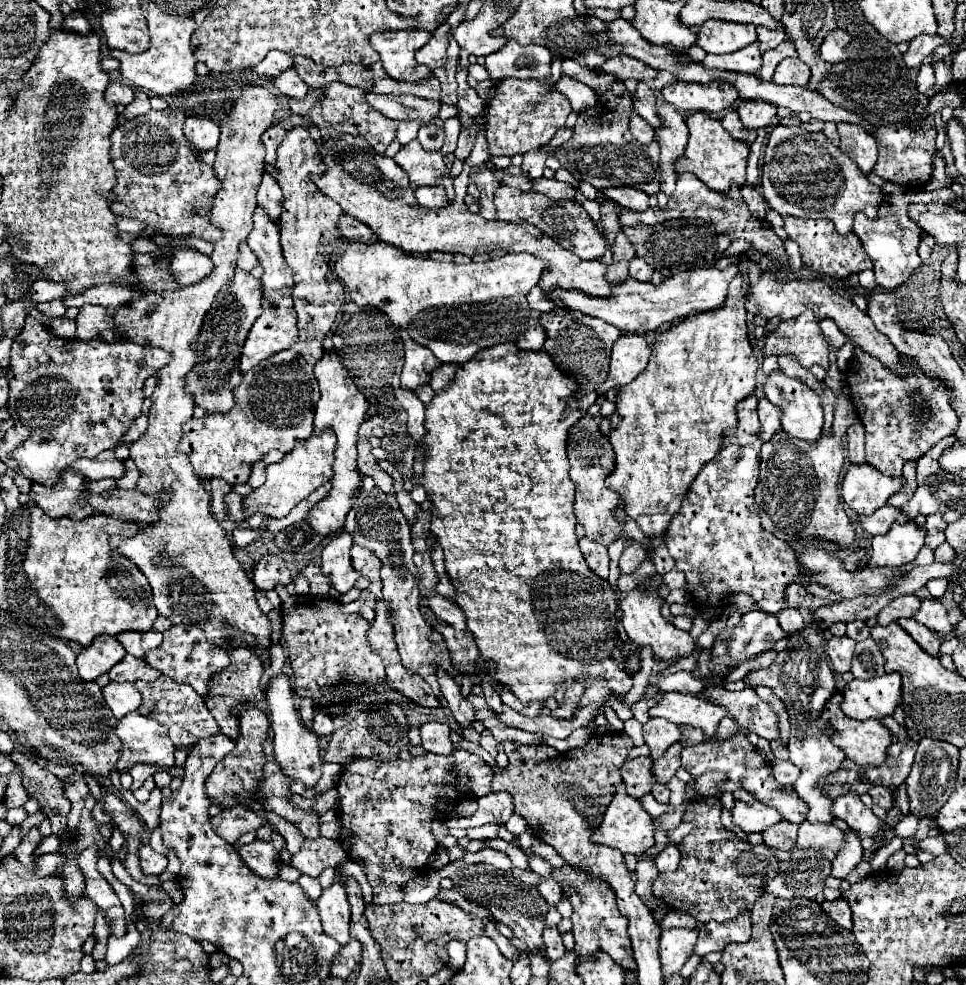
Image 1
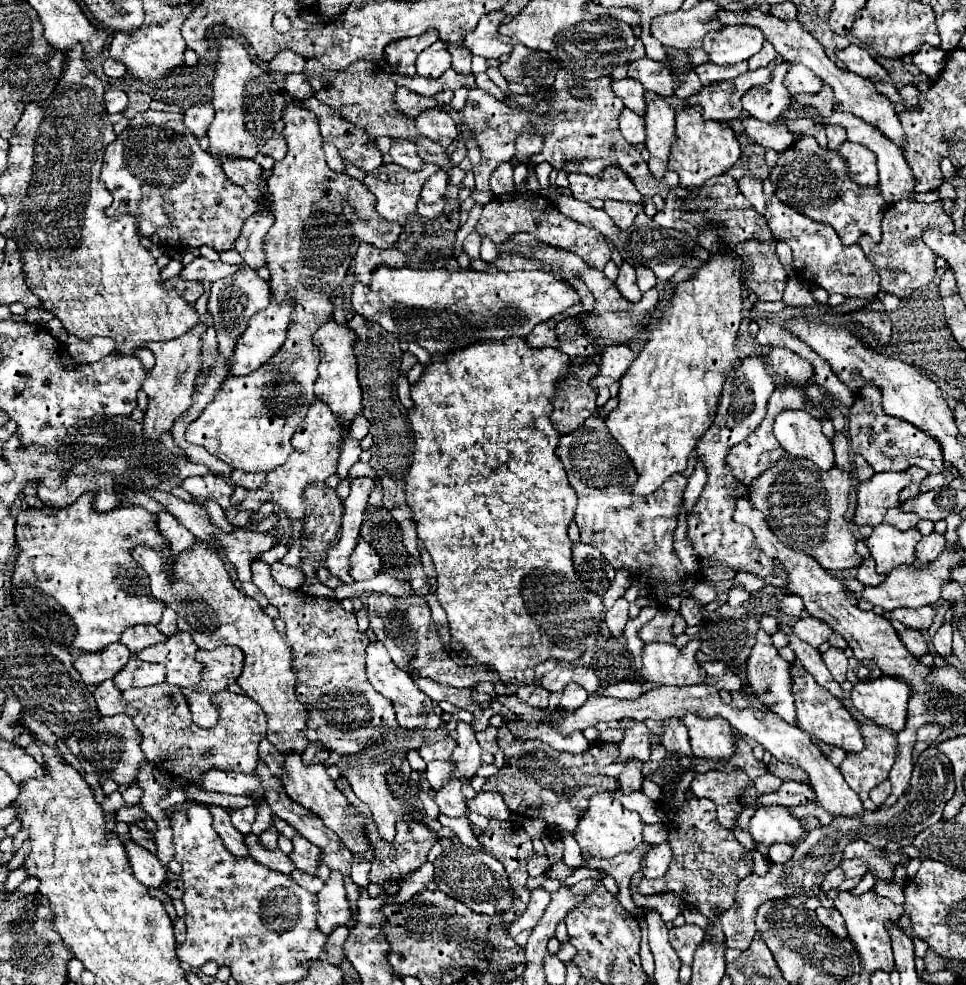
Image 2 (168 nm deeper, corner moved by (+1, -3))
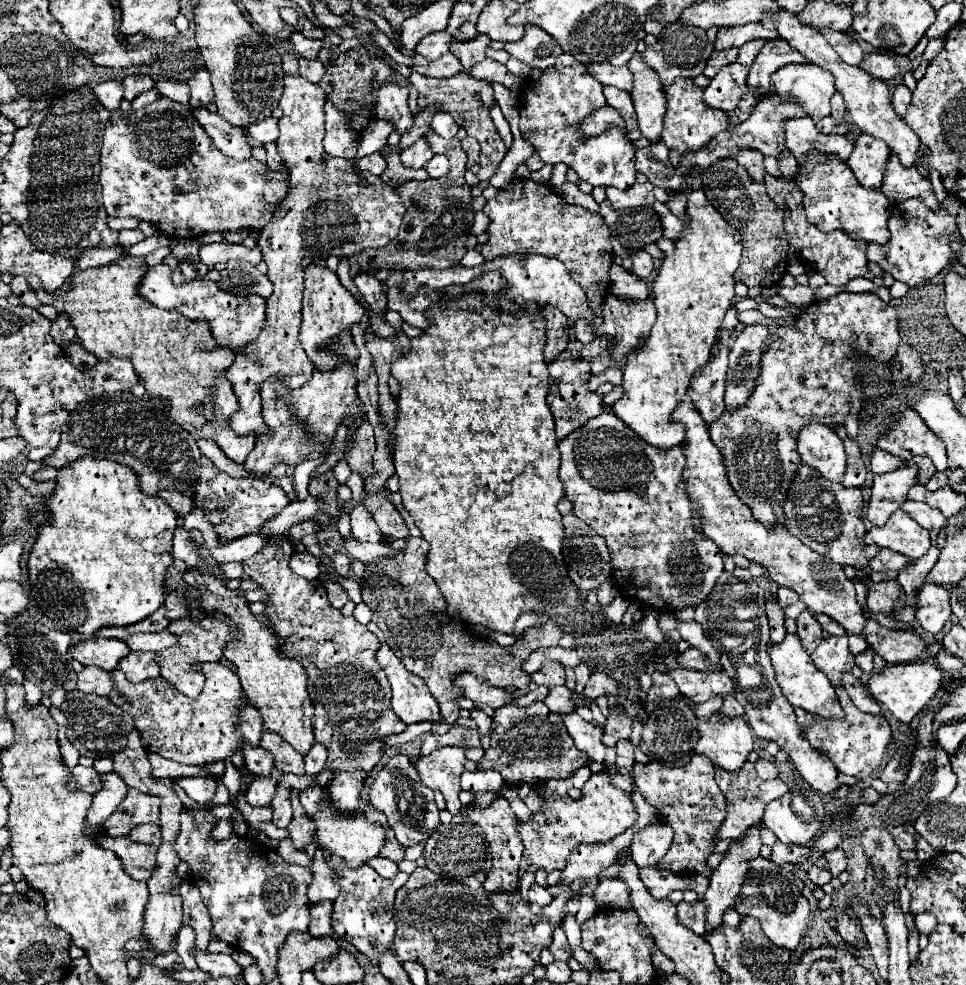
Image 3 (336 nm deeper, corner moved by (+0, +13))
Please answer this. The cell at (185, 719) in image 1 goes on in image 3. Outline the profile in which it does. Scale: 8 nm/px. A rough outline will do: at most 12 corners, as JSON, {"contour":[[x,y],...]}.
{"contour":[[195,664],[205,688],[111,672],[107,696],[149,752],[181,764],[225,760],[239,742],[239,678]]}

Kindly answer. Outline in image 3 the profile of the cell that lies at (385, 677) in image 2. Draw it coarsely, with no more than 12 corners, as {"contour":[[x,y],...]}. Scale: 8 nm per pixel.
{"contour":[[387,644],[377,662],[391,682],[391,708],[405,724],[441,722],[425,682]]}

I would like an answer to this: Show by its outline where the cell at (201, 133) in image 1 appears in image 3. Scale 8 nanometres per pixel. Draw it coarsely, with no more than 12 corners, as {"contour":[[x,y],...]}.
{"contour":[[207,68],[189,80],[191,106],[213,102],[213,86]]}

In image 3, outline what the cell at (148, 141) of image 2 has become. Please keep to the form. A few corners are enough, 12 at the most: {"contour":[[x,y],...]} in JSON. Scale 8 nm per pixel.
{"contour":[[189,106],[113,112],[103,208],[171,238],[253,230],[283,200]]}

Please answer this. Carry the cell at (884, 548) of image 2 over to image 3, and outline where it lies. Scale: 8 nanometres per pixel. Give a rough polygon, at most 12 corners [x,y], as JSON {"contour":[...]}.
{"contour":[[907,512],[867,532],[865,544],[919,560],[931,536]]}

